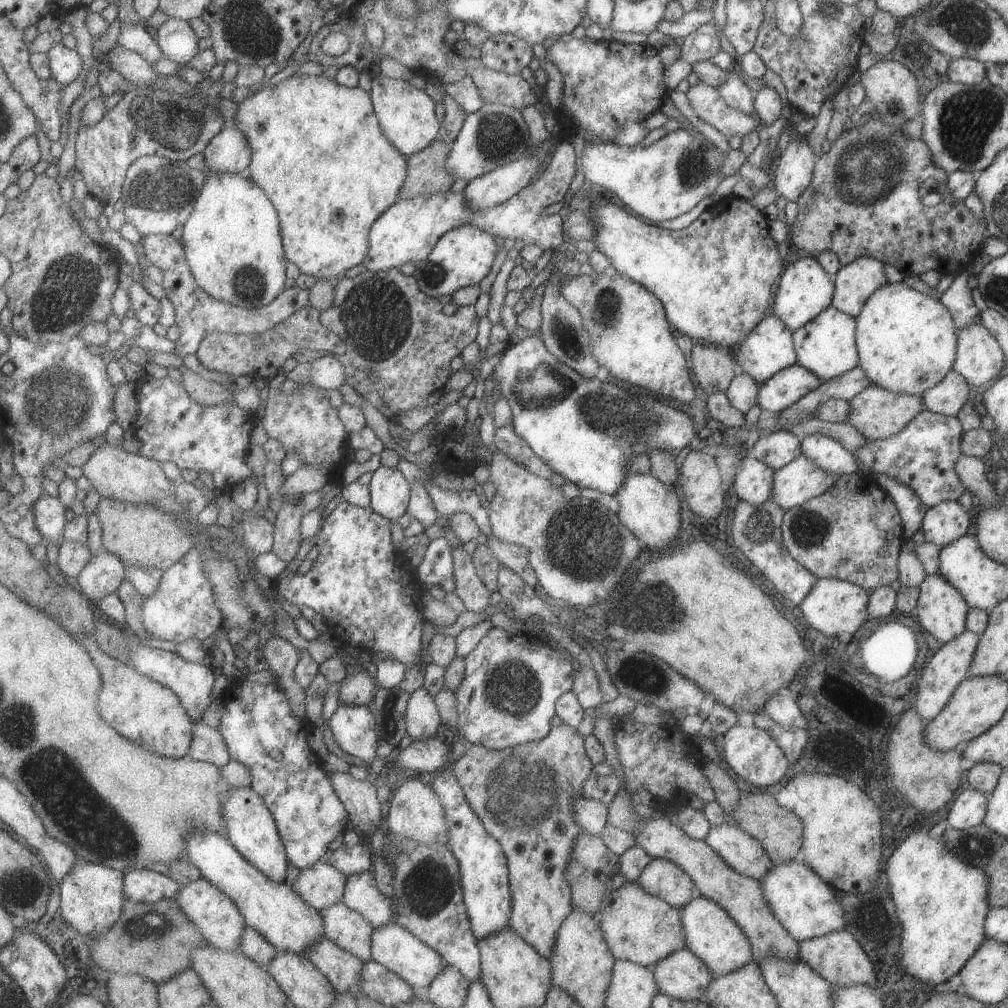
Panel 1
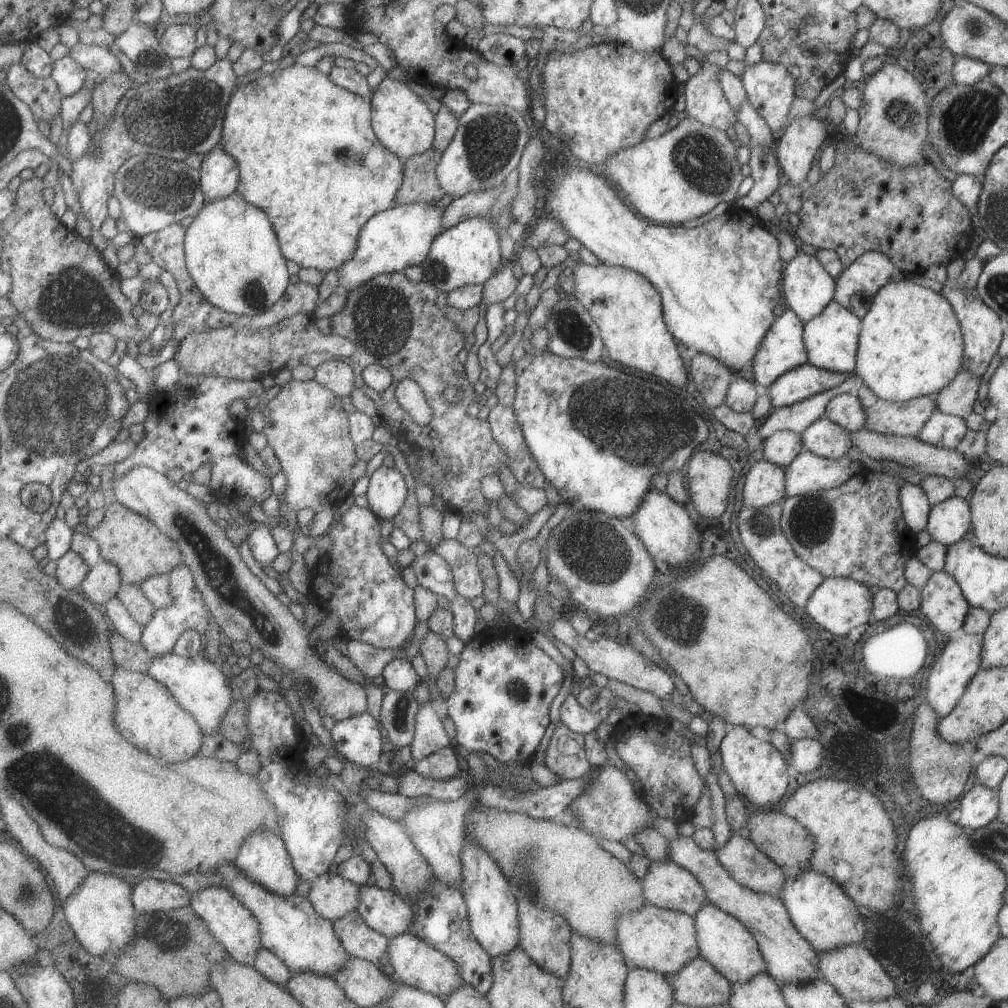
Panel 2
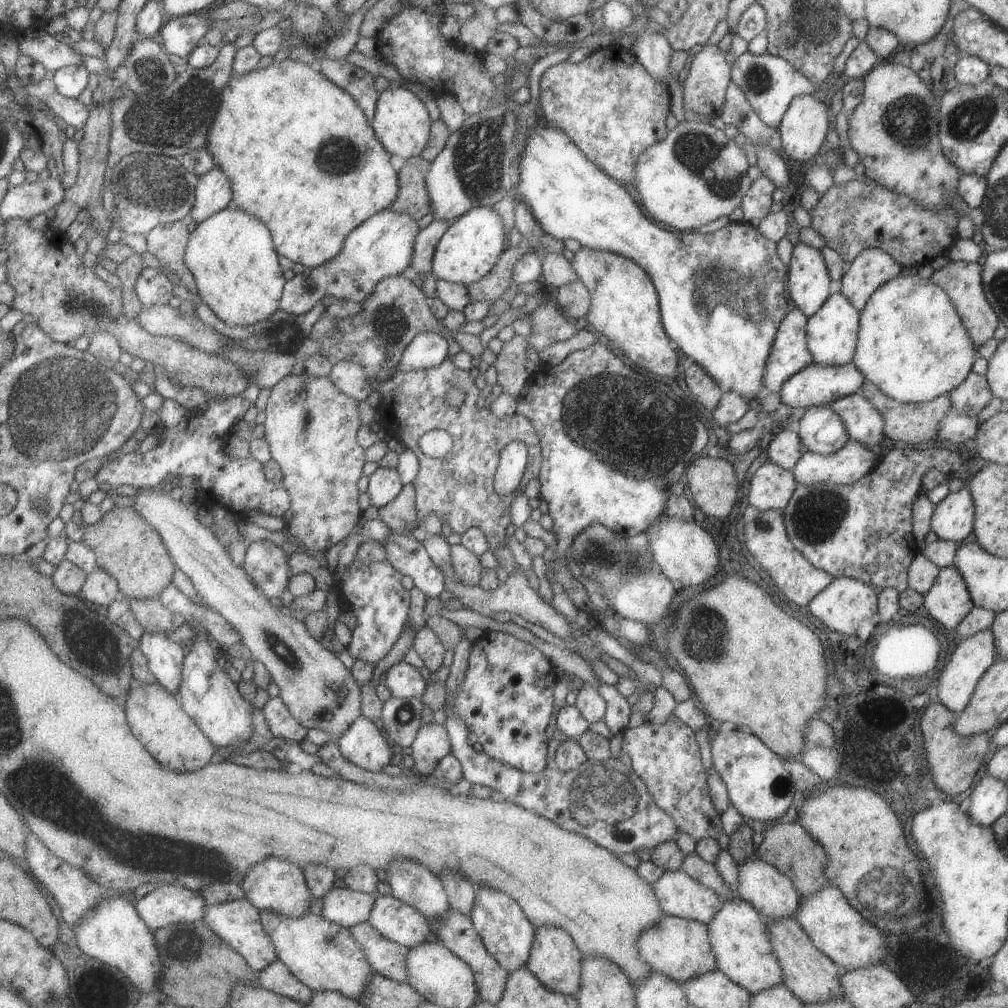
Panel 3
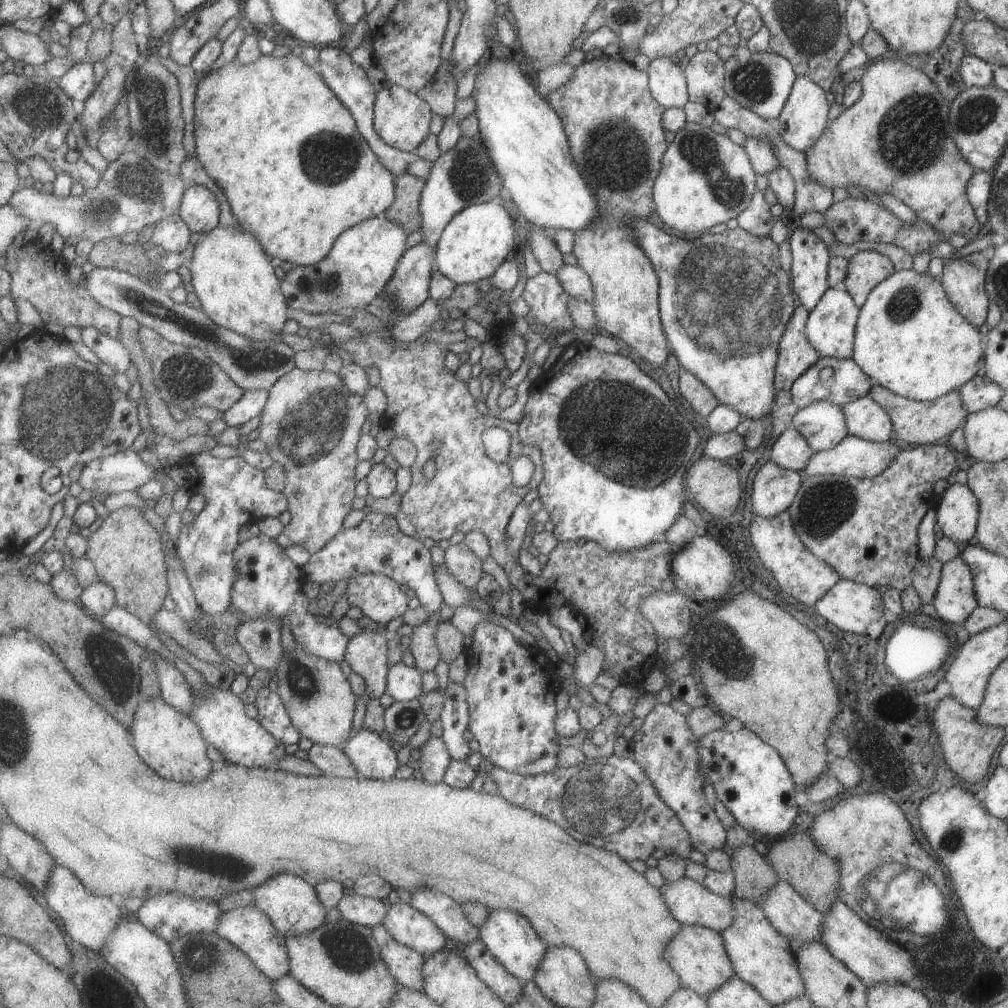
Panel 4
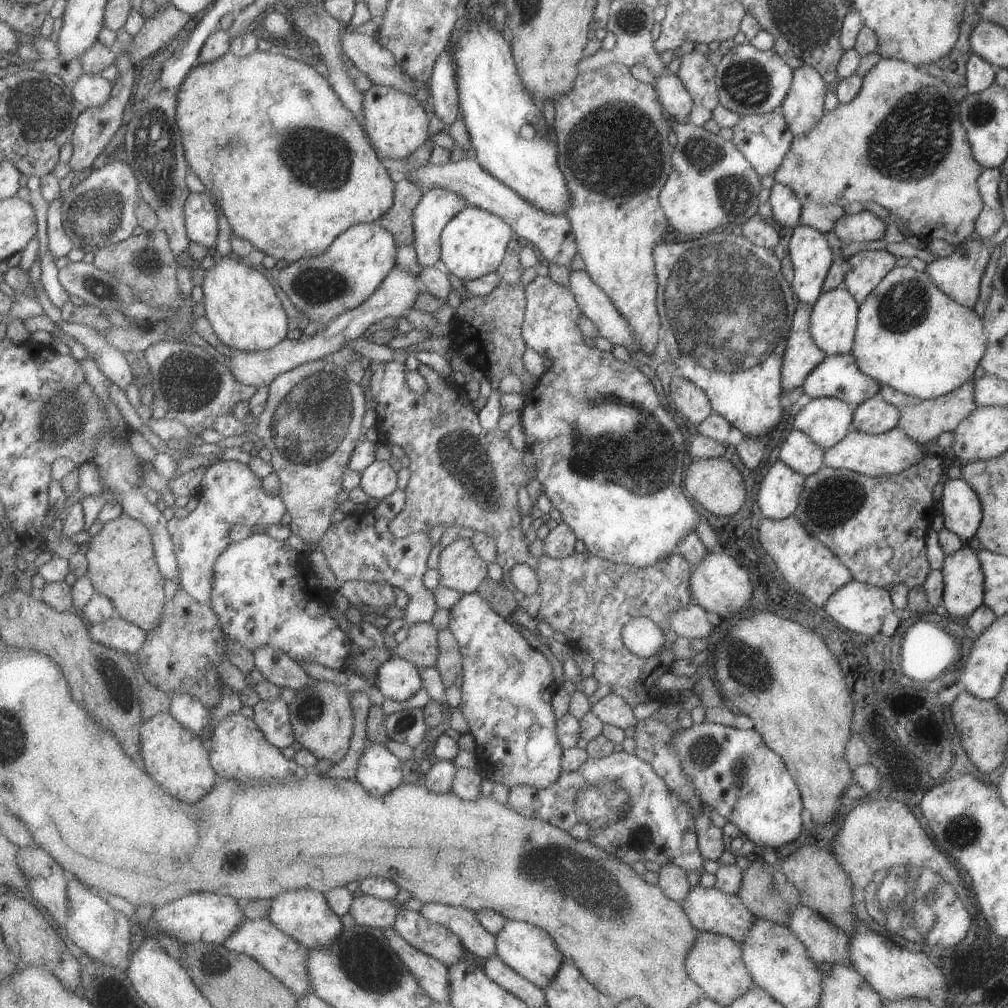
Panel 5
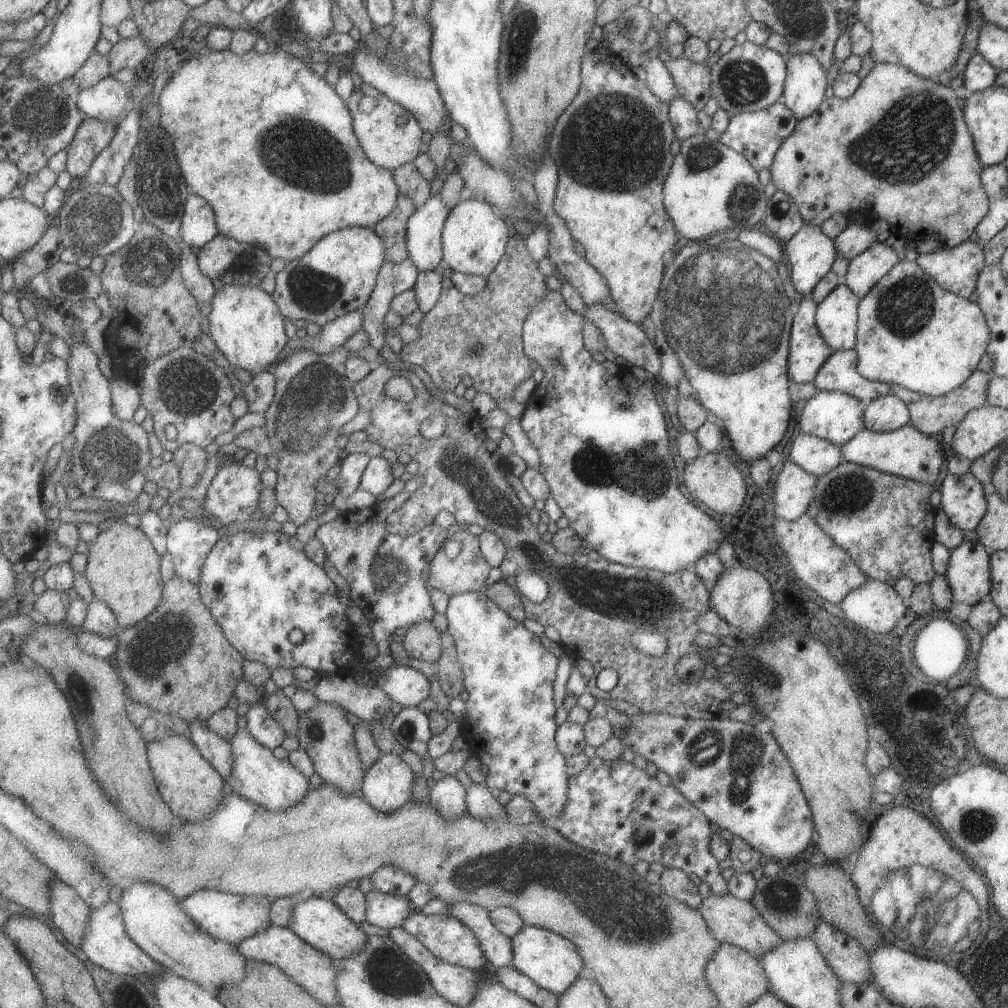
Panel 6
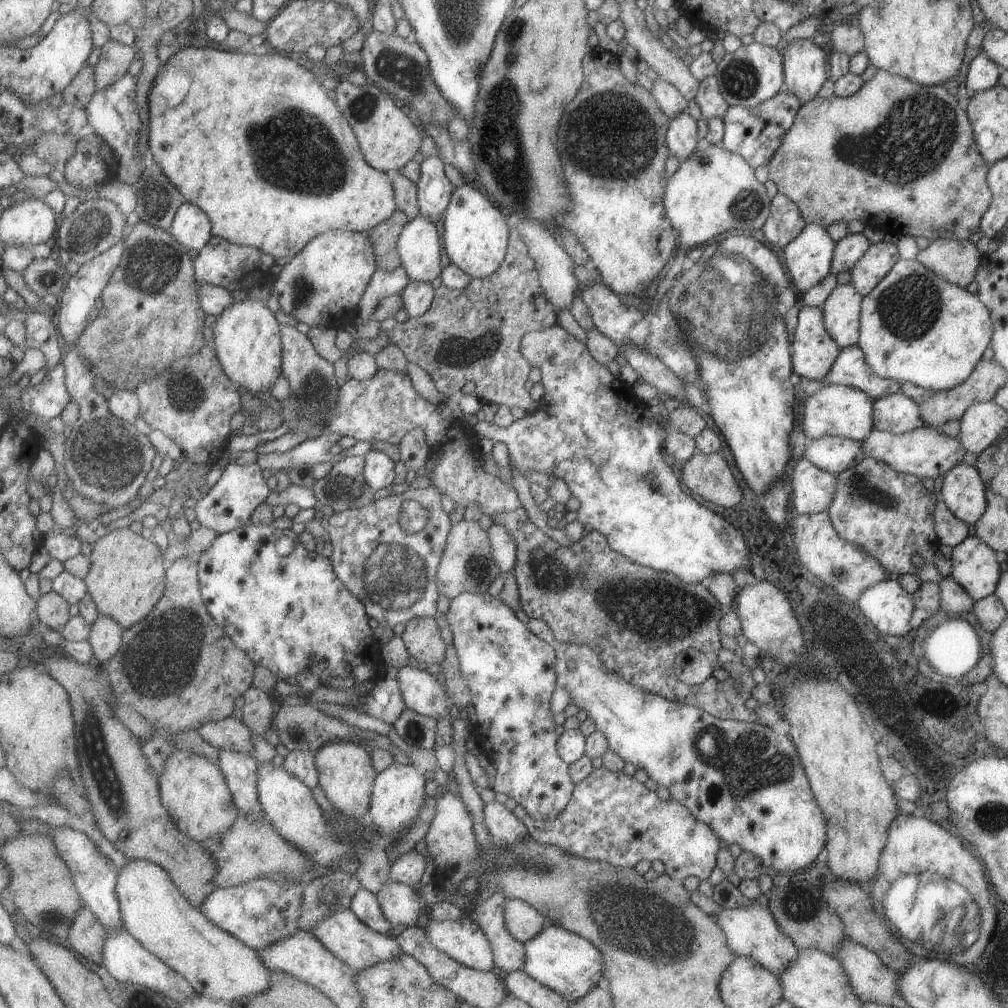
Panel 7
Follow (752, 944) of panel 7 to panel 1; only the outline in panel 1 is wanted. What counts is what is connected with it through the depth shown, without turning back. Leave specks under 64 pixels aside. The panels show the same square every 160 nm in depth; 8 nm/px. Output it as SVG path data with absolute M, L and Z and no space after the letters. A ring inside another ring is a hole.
M652 858L637 878L638 886L647 894L660 898L669 906L682 909L697 895L696 886L674 862Z

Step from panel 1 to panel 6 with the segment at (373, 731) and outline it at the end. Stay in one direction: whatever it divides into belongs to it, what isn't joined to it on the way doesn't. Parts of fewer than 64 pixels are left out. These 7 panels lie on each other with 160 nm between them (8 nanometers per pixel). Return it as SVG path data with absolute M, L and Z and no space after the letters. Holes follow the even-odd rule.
M384 753L366 772L363 796L379 812L397 812L413 799L415 772L395 753Z

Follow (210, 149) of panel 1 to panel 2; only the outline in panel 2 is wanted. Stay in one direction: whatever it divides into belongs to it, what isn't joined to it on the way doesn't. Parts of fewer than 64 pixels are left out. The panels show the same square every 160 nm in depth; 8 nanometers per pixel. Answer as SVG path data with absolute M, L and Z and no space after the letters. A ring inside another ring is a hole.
M222 144L208 154L207 160L201 166L200 174L206 204L239 192L241 184L239 162L225 150Z

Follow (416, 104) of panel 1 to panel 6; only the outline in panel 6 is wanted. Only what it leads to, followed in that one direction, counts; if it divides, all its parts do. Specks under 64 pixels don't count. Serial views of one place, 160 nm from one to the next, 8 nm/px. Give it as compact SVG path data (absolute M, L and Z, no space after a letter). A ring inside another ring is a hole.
M363 82L360 87L352 91L350 97L345 101L354 118L355 132L371 162L394 171L407 163L413 163L421 154L421 146L423 146L421 138L423 138L424 130L418 119L383 91L372 84ZM365 96L371 96L375 100L375 105L369 112L363 112L359 108L359 104Z

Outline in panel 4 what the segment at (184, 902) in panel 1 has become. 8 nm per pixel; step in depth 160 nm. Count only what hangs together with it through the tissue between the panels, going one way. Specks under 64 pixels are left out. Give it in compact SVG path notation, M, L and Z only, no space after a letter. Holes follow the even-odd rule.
M256 905L246 909L240 908L224 912L216 932L228 941L235 943L243 952L246 952L272 981L276 981L290 972L288 938L282 934L267 914L259 910Z

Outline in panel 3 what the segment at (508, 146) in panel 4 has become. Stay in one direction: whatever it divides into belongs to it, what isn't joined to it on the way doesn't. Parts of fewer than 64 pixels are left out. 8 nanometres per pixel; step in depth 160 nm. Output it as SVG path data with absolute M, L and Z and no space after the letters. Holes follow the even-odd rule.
M538 112L536 114L536 125L528 130L524 138L524 147L520 152L520 170L517 176L517 192L520 201L526 203L529 209L533 211L533 214L537 217L537 220L541 223L544 230L553 235L559 240L567 240L571 238L577 240L581 246L600 250L611 251L615 254L622 254L625 258L629 257L633 259L646 273L654 284L658 296L659 312L661 317L661 324L665 334L677 343L677 348L685 354L685 356L691 358L701 370L704 370L714 381L715 384L722 390L722 392L731 391L738 394L743 398L746 398L753 406L757 398L763 390L763 373L765 372L765 363L767 355L770 353L775 333L778 329L778 324L787 314L787 289L786 289L786 276L787 267L779 260L776 253L776 242L765 238L759 229L745 224L743 221L736 223L727 223L721 229L712 233L695 233L693 231L678 231L667 230L659 228L657 224L653 224L645 214L641 213L641 210L637 207L637 204L631 199L631 196L623 189L621 184L616 183L612 178L609 178L605 173L599 170L598 166L595 166L594 162L591 162L584 154L583 151L573 142L573 139L567 134L567 131L560 127L552 120L545 119L544 116Z

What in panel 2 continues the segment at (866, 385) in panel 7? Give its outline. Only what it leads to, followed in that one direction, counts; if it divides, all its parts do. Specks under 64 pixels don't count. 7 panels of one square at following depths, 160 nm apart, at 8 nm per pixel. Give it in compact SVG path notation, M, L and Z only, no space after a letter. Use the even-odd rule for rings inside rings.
M806 363L777 376L765 391L771 407L779 409L815 396L823 390L831 390L849 376L853 376L853 373L837 374Z

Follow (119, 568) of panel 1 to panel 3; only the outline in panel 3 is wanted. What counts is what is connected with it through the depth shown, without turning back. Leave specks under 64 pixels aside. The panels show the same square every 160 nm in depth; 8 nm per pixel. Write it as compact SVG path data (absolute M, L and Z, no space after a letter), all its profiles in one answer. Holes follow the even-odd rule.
M97 568L87 577L82 588L82 597L109 608L113 601L123 598L123 594L118 580L105 569Z

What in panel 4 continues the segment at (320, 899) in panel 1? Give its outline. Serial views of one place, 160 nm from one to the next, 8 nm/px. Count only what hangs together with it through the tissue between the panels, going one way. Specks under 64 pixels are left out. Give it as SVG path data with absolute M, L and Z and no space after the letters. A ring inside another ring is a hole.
M356 892L354 895L347 895L338 904L342 918L350 923L357 923L374 929L377 925L383 925L387 913L390 912L390 905L387 901L367 897Z

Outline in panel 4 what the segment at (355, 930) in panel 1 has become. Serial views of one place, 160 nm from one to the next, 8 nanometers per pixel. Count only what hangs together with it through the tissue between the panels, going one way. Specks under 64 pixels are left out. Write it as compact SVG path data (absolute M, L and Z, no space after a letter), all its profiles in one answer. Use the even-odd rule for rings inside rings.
M377 925L373 930L382 948L382 957L395 978L398 978L398 981L407 988L419 992L425 991L426 976L423 967L426 964L426 958L424 954L400 943L385 925Z

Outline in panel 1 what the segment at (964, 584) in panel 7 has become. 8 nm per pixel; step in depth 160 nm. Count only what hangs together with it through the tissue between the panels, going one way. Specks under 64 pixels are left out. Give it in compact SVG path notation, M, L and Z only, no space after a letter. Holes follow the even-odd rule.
M938 572L932 575L926 574L918 589L918 601L913 617L917 620L919 627L941 643L949 642L966 630L966 614L969 606L959 591Z

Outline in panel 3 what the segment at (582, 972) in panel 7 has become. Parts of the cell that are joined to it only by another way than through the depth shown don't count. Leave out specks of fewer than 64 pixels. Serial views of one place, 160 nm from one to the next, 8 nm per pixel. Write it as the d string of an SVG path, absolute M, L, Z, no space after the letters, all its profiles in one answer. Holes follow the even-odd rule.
M478 886L475 908L471 912L475 928L484 940L487 950L503 965L505 970L515 972L523 967L528 968L531 951L534 948L537 928L526 911L515 898L495 890L491 886Z

